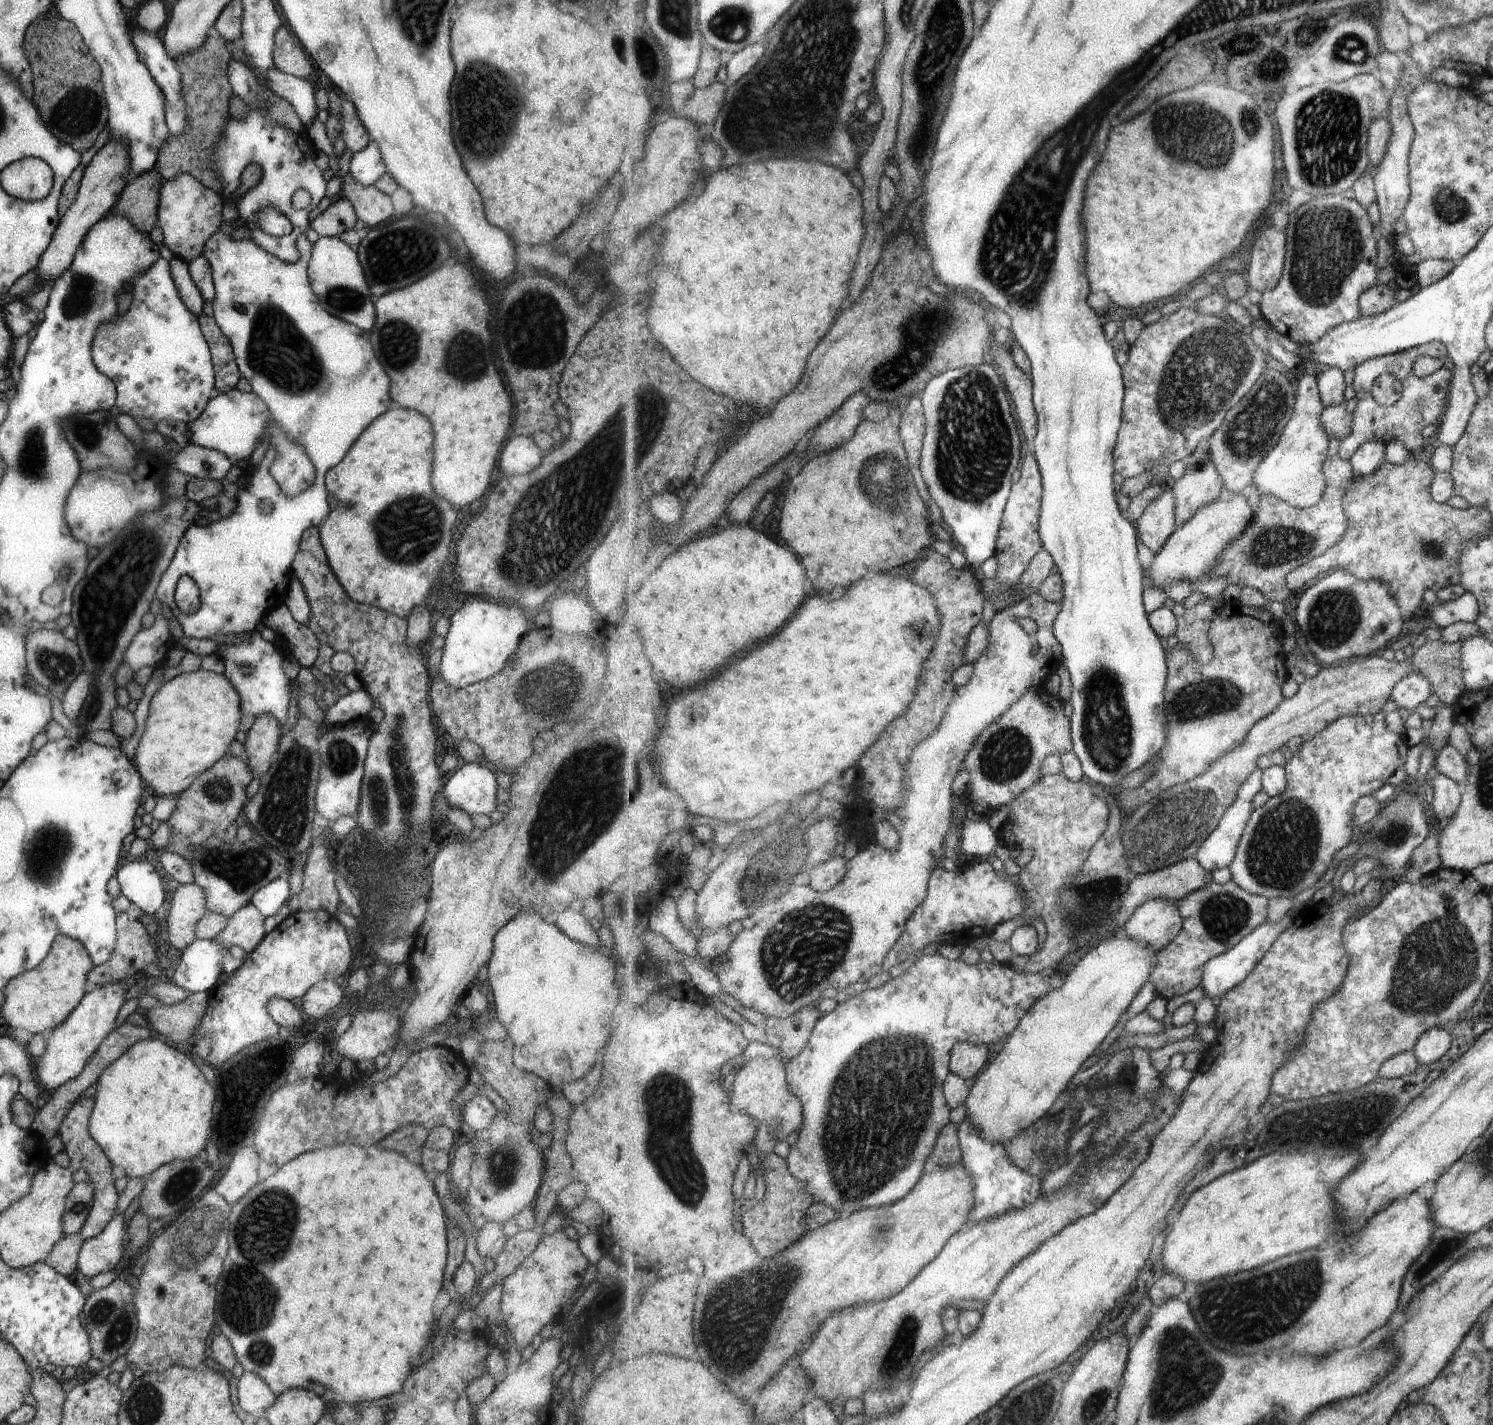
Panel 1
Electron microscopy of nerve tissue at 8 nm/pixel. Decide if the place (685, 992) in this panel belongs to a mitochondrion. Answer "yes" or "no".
no

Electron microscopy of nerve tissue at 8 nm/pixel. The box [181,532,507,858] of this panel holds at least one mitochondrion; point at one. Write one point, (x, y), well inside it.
(281, 817)

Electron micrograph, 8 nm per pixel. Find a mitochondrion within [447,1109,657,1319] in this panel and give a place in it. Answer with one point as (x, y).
(502, 1162)

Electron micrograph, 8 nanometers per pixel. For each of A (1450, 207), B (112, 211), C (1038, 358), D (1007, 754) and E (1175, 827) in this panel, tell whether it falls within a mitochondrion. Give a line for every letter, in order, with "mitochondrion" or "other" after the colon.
A: mitochondrion
B: other
C: other
D: mitochondrion
E: mitochondrion

